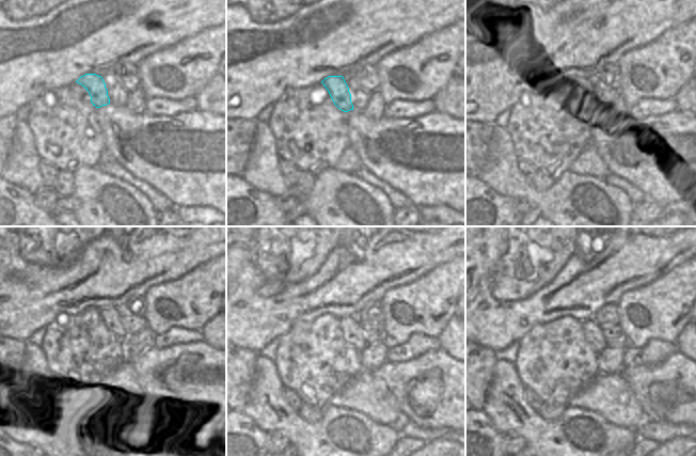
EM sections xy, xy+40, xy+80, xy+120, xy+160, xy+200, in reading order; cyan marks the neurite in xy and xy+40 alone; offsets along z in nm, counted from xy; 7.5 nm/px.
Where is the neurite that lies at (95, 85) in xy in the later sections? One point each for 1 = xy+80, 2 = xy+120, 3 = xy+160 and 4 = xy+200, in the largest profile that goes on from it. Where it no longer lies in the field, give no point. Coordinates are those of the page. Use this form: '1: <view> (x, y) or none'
1: xy+80 (581, 84)
2: xy+120 (109, 317)
3: xy+160 (352, 332)
4: xy+200 (592, 333)

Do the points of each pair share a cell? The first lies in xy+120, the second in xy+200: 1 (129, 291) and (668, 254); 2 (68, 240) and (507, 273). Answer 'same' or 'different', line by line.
1: same
2: same

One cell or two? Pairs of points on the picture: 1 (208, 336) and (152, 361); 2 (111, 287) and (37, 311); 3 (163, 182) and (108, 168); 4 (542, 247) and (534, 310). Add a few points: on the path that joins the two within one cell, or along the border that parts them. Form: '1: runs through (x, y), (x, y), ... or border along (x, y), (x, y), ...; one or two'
1: border along (200, 340), (215, 354); two
2: runs through (93, 287), (76, 287), (56, 293); one
3: border along (113, 159), (154, 188); two
4: border along (556, 276), (531, 295), (522, 299), (512, 300); two

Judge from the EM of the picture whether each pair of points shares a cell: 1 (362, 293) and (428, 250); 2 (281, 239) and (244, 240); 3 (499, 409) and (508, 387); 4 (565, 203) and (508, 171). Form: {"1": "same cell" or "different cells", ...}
{"1": "same cell", "2": "different cells", "3": "same cell", "4": "same cell"}

